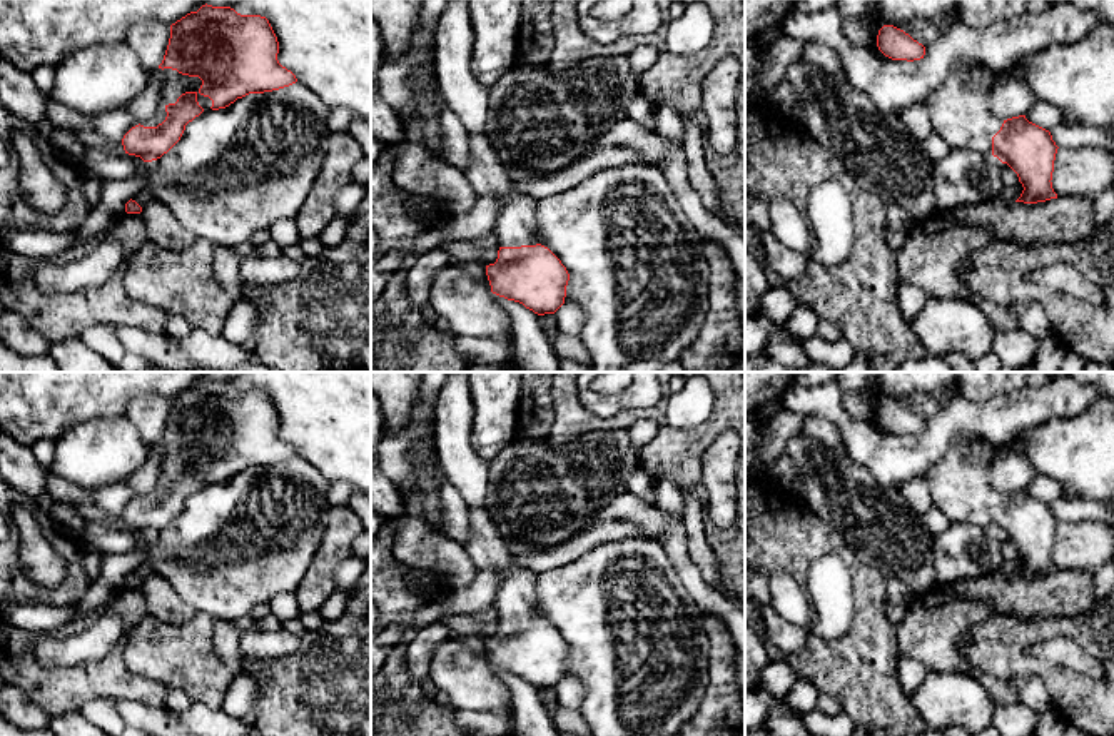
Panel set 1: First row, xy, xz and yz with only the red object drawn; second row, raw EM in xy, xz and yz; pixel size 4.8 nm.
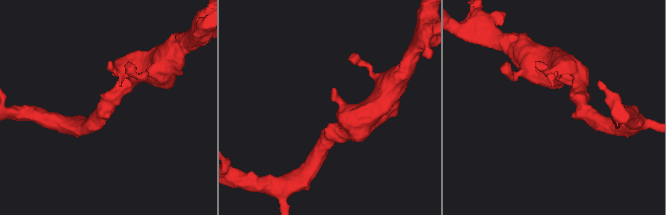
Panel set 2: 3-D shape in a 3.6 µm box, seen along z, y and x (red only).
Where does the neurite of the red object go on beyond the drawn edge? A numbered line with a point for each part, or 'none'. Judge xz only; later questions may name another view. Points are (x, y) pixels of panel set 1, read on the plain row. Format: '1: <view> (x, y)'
1: xz (516, 596)

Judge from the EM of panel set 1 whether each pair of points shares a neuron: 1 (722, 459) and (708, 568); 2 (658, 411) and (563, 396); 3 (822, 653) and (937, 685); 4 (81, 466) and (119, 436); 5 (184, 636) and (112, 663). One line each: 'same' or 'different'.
1: same
2: same
3: different
4: same
5: different

